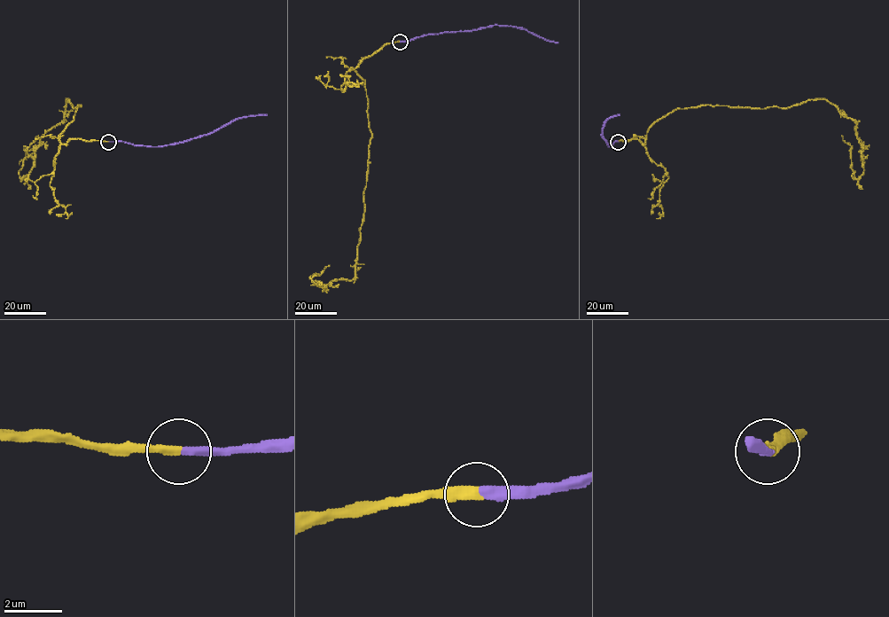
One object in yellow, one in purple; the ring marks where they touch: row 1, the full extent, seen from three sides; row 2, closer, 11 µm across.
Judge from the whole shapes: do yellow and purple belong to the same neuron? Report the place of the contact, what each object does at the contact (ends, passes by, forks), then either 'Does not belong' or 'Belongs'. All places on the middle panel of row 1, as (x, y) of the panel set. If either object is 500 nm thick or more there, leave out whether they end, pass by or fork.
Place: (400, 42). At the ring yellow ends. At the ring purple ends. Belongs

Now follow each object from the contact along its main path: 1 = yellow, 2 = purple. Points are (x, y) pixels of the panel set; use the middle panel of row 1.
1: (400, 42), (350, 69), (365, 82), (371, 136), (365, 212), (354, 277), (320, 287), (310, 277), (329, 265)
2: (400, 42), (429, 34), (508, 25), (557, 42)

